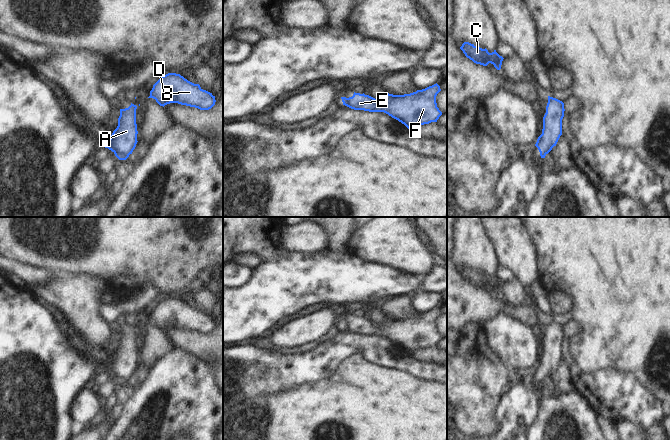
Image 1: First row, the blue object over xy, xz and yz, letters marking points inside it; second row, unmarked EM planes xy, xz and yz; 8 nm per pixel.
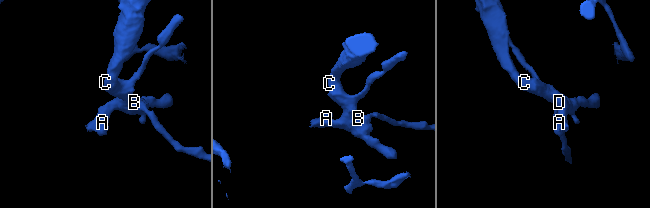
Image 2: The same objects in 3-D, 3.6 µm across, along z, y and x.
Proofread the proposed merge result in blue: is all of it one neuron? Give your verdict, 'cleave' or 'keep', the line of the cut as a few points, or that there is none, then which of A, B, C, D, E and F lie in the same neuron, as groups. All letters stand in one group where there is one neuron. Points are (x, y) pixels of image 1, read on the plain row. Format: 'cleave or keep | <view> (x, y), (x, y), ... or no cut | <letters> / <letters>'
keep | no cut | A B C D E F

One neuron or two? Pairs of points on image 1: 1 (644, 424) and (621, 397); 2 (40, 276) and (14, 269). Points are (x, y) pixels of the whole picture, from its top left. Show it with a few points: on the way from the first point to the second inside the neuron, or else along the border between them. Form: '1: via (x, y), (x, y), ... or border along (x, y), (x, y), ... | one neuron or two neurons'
1: via (641, 417), (628, 404) | one neuron
2: via (34, 274), (28, 274), (20, 270) | one neuron

